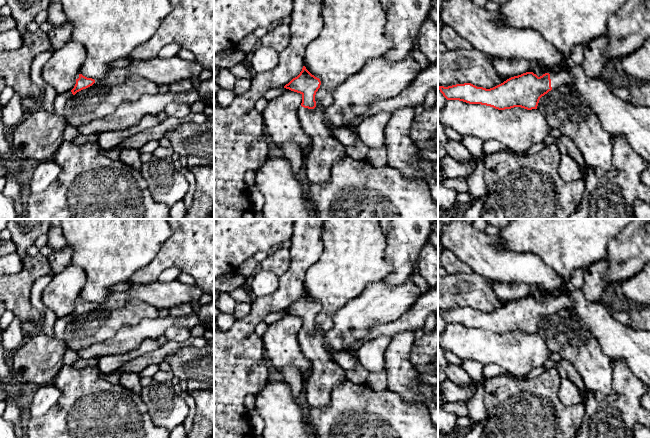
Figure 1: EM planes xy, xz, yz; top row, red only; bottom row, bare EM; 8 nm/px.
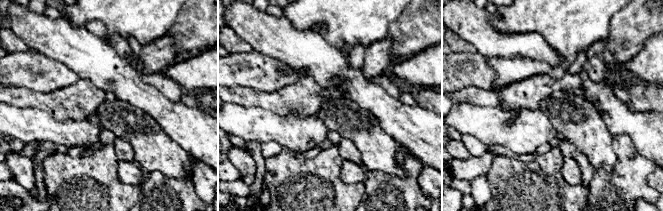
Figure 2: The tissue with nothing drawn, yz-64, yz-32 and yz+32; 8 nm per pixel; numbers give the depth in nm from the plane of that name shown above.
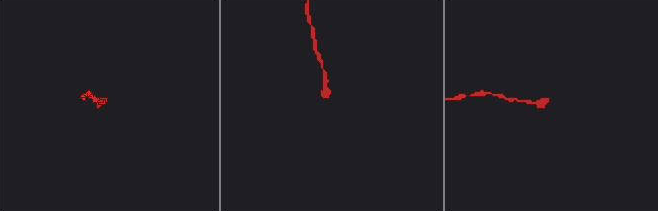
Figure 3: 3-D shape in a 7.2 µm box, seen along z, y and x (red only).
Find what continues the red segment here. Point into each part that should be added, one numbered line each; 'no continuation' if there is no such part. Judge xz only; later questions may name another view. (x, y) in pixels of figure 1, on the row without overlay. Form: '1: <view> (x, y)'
1: xz (318, 387)

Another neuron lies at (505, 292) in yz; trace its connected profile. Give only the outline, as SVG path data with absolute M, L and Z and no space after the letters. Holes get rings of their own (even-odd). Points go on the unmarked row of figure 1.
M493 281L492 288L499 301L511 302L526 296L531 296L531 293L536 287L528 284L514 284Z

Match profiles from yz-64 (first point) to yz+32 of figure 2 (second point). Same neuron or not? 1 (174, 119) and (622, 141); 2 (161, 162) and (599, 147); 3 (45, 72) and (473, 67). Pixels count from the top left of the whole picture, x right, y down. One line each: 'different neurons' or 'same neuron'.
1: different neurons
2: same neuron
3: same neuron

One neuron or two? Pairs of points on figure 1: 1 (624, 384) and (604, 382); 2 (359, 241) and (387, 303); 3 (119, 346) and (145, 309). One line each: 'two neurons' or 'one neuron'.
1: two neurons
2: two neurons
3: two neurons

